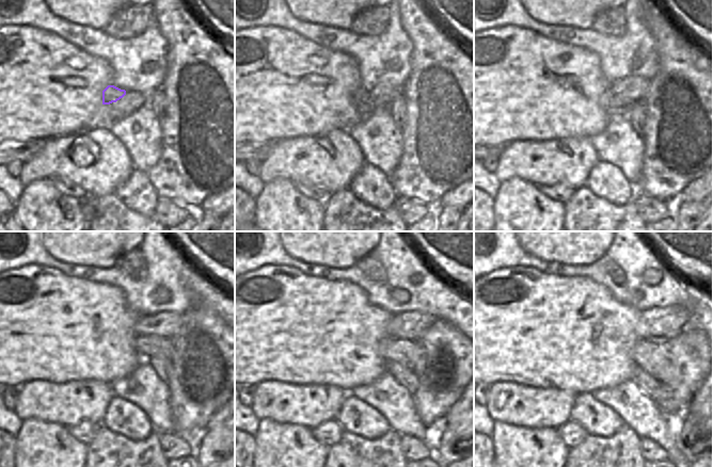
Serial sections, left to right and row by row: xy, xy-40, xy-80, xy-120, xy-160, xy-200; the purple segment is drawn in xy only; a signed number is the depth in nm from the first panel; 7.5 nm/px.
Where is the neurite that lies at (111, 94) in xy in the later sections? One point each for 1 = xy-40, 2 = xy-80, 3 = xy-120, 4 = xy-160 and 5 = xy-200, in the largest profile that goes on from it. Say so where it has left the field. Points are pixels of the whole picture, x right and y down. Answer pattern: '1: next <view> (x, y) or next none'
1: next xy-40 (361, 100)
2: next xy-80 (622, 111)
3: next xy-120 (148, 347)
4: next xy-160 (410, 354)
5: next xy-200 (650, 355)

